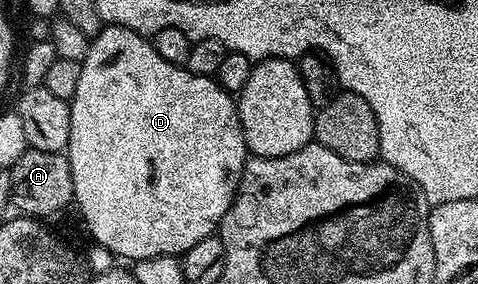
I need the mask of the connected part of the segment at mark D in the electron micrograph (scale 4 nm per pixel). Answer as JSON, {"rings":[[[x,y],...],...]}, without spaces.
{"rings":[[[111,24],[102,27],[101,33],[90,39],[85,59],[81,61],[79,86],[75,90],[69,109],[71,110],[71,138],[67,155],[73,175],[75,208],[81,211],[90,234],[107,251],[122,256],[126,262],[152,256],[180,257],[187,250],[191,250],[195,242],[203,242],[203,238],[214,235],[218,231],[221,219],[227,214],[233,195],[237,193],[237,183],[241,171],[245,168],[247,149],[241,123],[237,117],[234,97],[223,91],[214,77],[191,74],[182,65],[167,62],[167,58],[159,58],[159,54],[146,37],[139,35],[138,32],[121,28],[118,24]]]}

